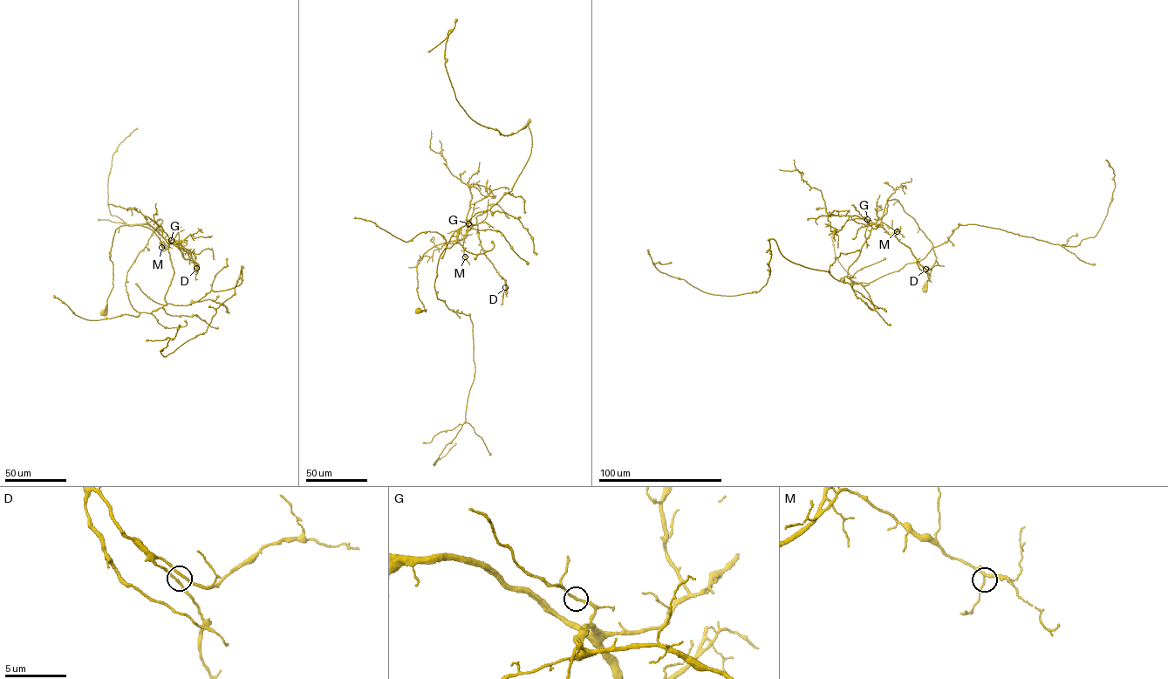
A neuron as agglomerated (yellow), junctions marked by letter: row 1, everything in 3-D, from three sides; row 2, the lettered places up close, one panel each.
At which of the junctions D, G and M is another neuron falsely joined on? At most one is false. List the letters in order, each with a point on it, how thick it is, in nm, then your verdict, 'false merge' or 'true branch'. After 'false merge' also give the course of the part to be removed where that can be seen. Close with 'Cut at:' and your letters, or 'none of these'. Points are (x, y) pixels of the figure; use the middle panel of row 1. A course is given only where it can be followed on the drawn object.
D: (505, 287) | 170 nm | true branch
G: (468, 223) | 170 nm | true branch
M: (465, 257) | 170 nm | true branch
Cut at: none of these

